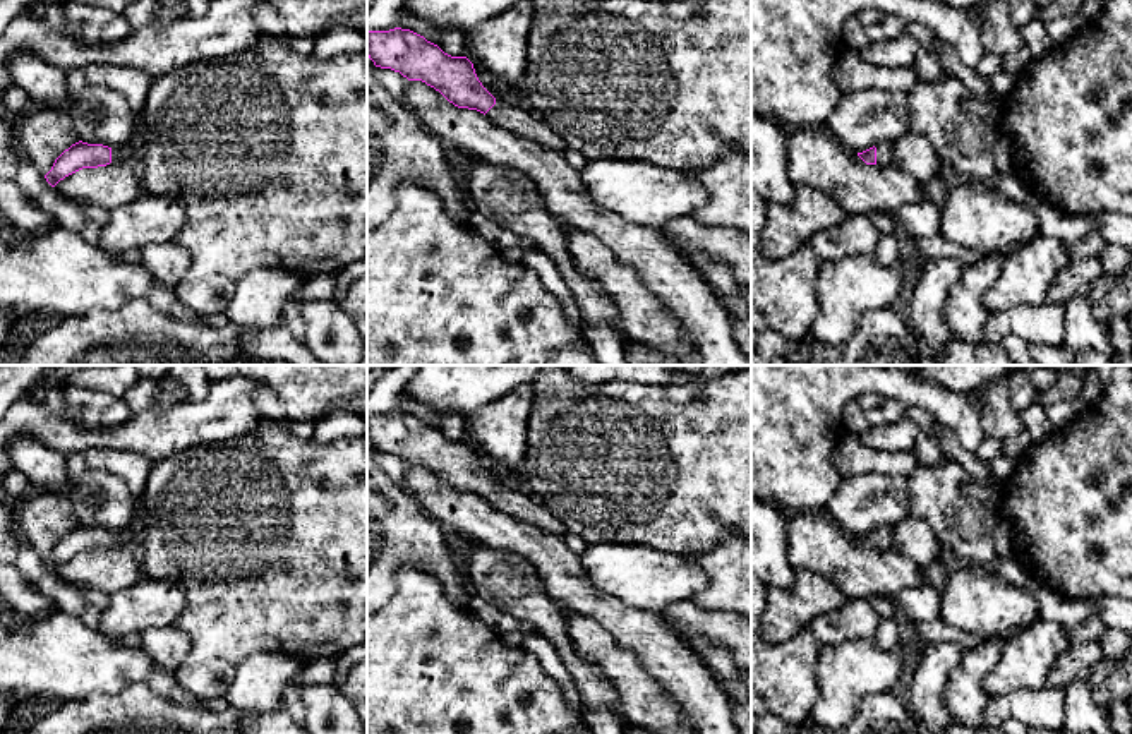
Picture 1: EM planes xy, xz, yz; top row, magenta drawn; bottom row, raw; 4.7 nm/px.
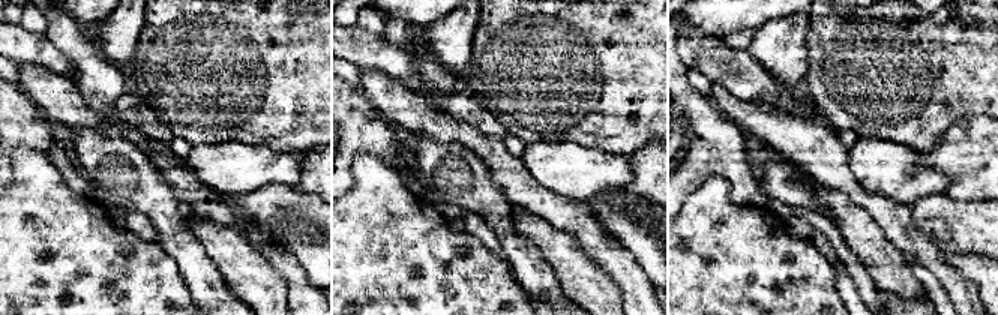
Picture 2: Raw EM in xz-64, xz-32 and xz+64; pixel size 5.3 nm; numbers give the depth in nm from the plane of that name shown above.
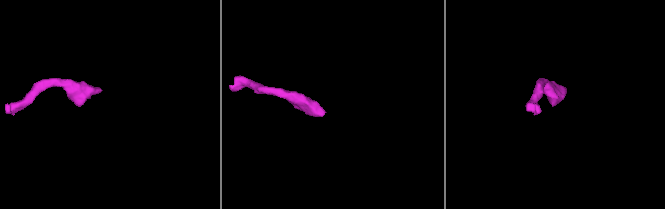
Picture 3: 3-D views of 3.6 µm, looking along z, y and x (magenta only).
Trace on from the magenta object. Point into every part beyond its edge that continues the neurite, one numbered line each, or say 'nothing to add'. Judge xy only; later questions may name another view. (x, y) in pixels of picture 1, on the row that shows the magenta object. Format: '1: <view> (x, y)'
1: xy (127, 151)

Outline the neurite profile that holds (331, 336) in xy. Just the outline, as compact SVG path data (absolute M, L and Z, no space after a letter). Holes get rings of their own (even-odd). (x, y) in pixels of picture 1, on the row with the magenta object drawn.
M302 300L304 345L326 365L360 365L367 348L357 322L333 300Z

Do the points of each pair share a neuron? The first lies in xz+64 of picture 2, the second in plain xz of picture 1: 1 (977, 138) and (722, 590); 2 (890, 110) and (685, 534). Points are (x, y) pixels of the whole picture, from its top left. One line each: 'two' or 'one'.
1: one
2: one

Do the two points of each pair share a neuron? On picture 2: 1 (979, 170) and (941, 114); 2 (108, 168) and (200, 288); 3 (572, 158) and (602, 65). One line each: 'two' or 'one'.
1: two
2: one
3: two

